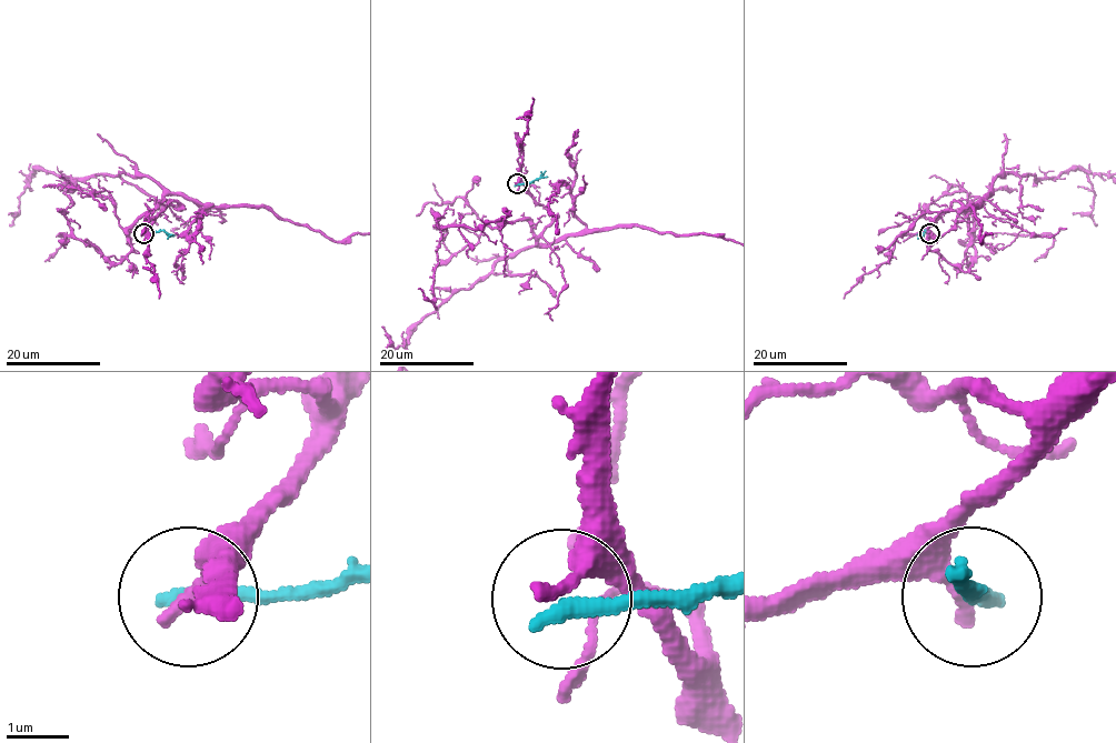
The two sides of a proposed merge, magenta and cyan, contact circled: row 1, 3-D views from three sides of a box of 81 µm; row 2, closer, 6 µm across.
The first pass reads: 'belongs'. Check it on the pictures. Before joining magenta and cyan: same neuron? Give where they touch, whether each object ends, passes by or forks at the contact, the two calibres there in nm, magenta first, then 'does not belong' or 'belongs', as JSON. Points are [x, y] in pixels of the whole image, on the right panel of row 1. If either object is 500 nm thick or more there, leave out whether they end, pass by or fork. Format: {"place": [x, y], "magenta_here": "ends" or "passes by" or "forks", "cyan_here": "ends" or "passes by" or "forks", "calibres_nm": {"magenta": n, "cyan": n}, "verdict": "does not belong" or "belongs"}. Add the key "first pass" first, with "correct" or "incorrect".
{"first pass": "incorrect", "place": [929, 233], "magenta_here": "ends", "cyan_here": "ends", "calibres_nm": {"magenta": 320, "cyan": 320}, "verdict": "does not belong"}

